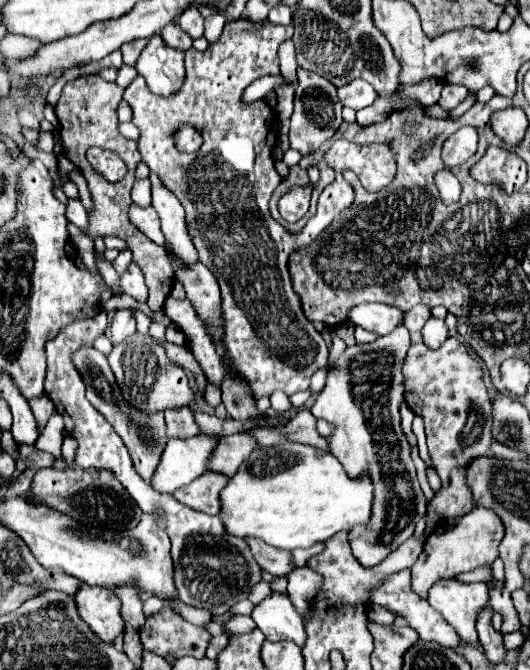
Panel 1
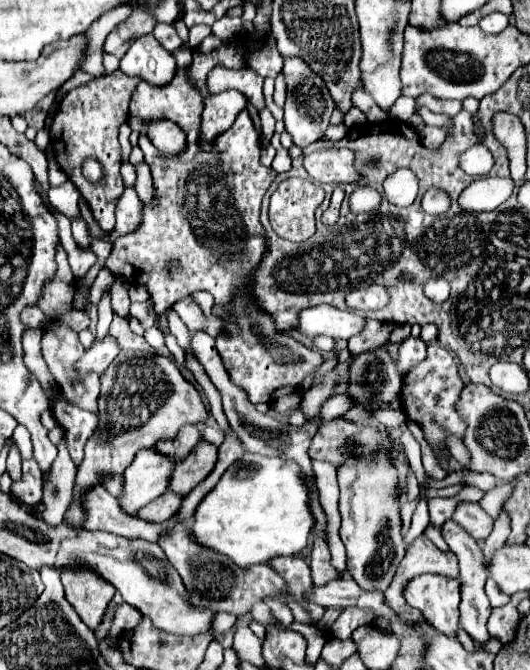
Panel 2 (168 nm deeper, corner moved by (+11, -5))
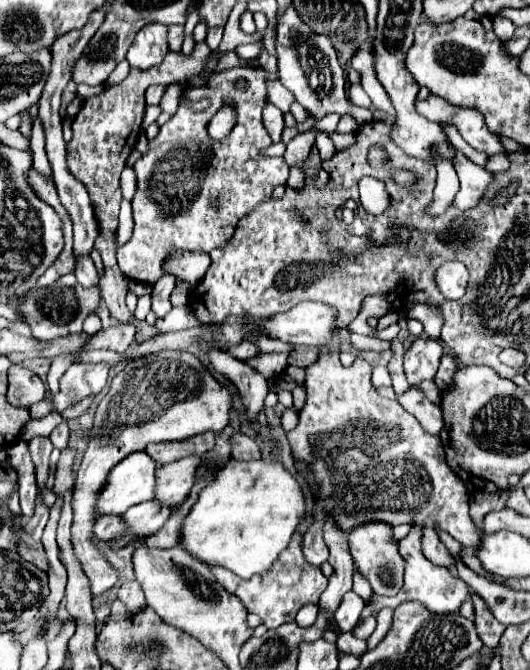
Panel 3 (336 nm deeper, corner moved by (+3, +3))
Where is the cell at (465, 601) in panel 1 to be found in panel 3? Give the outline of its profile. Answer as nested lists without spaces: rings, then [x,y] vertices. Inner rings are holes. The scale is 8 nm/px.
[[[413,526],[411,532],[399,540],[399,554],[405,560],[405,586],[397,596],[389,596],[389,598],[381,598],[381,596],[373,596],[373,606],[365,606],[363,610],[363,618],[365,616],[375,616],[381,608],[397,608],[401,602],[407,600],[417,600],[423,606],[427,606],[429,610],[433,610],[433,614],[453,614],[459,610],[459,606],[469,598],[469,586],[457,578],[449,568],[443,566],[435,566],[431,564],[423,552],[421,552],[421,526]]]

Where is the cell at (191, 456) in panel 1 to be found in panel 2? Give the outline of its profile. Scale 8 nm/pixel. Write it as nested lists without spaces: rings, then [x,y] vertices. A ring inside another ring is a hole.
[[[155,448],[137,452],[133,464],[123,472],[125,490],[119,504],[125,512],[135,514],[141,506],[169,490],[175,460],[159,454]]]

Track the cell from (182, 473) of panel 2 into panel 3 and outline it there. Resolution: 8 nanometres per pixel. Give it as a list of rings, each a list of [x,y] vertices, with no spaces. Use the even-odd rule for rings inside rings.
[[[185,456],[181,460],[171,462],[171,464],[159,466],[155,470],[155,476],[157,476],[155,500],[161,506],[181,504],[187,498],[193,482],[195,482],[195,474],[197,474],[199,464],[201,464],[201,458]]]

